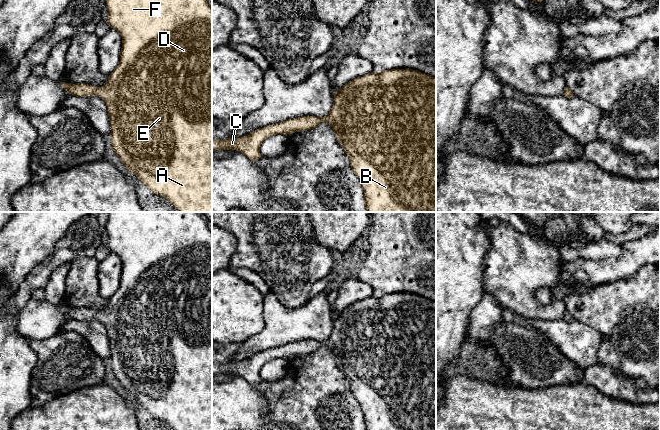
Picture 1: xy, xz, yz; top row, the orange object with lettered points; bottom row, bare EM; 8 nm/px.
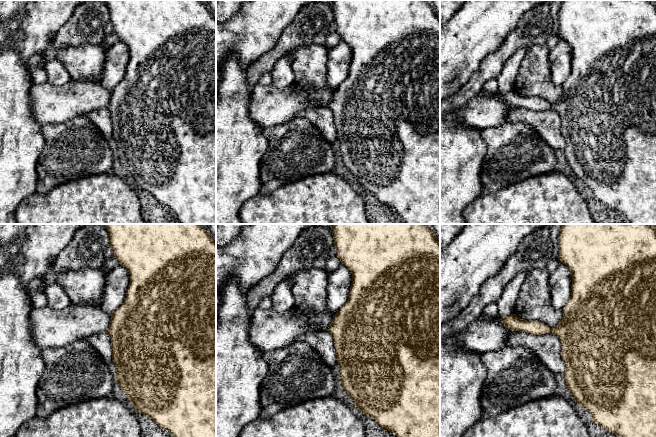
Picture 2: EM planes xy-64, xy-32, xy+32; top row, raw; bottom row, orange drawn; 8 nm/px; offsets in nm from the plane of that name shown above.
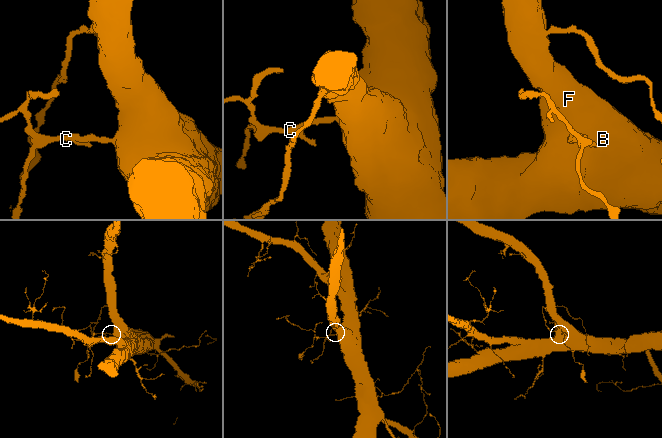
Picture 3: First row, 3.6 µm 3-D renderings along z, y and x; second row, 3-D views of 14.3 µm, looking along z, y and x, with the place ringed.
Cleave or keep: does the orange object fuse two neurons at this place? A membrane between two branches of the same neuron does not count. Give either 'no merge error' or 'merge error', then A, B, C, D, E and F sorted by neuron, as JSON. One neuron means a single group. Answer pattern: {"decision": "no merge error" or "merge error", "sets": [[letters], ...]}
{"decision": "no merge error", "sets": [["A", "B", "C", "D", "E", "F"]]}

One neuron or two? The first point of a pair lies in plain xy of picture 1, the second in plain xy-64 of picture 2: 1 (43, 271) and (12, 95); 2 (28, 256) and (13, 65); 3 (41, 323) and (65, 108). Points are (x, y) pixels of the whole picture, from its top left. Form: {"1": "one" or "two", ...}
{"1": "two", "2": "two", "3": "one"}

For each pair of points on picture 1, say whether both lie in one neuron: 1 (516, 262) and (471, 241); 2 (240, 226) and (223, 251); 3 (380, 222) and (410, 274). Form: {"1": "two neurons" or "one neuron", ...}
{"1": "two neurons", "2": "two neurons", "3": "one neuron"}

